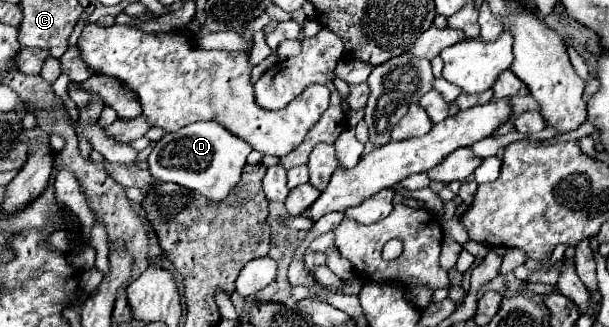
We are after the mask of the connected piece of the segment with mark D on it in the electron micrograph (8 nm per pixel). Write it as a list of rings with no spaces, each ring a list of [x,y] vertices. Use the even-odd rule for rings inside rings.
[[[199,121],[175,133],[167,133],[153,147],[147,163],[151,175],[157,181],[171,181],[181,187],[199,191],[211,201],[223,201],[241,181],[241,171],[251,151],[253,149],[247,141],[241,141],[217,121]]]

